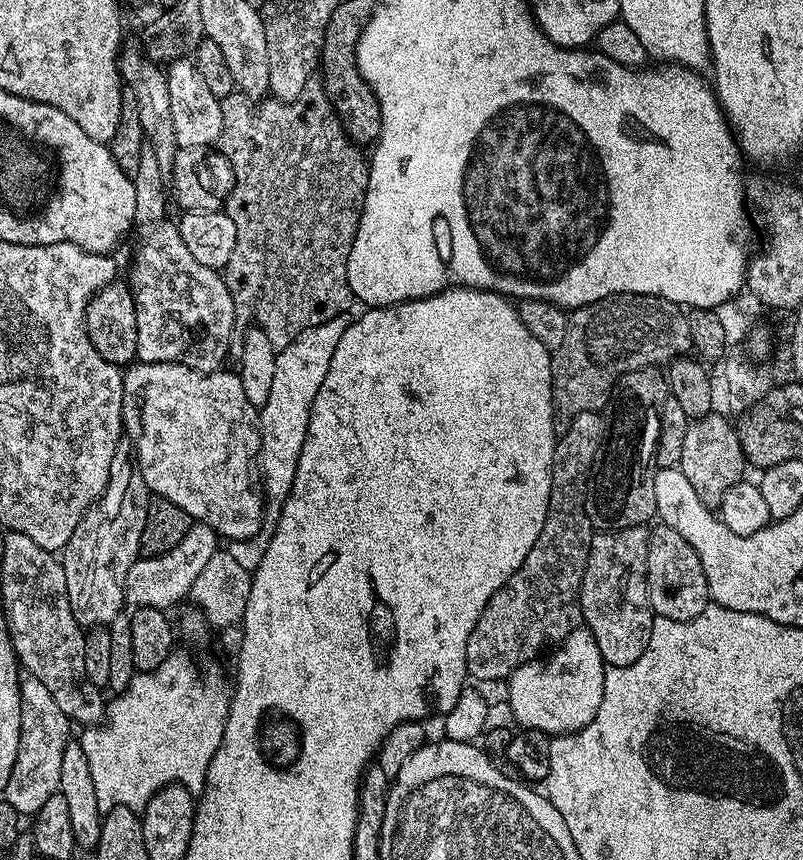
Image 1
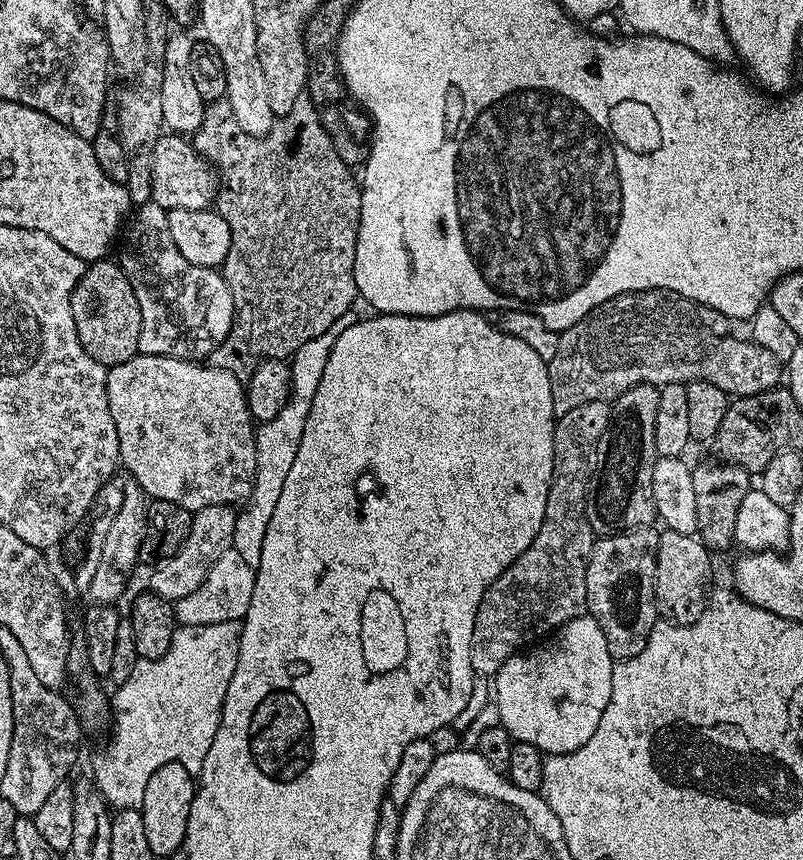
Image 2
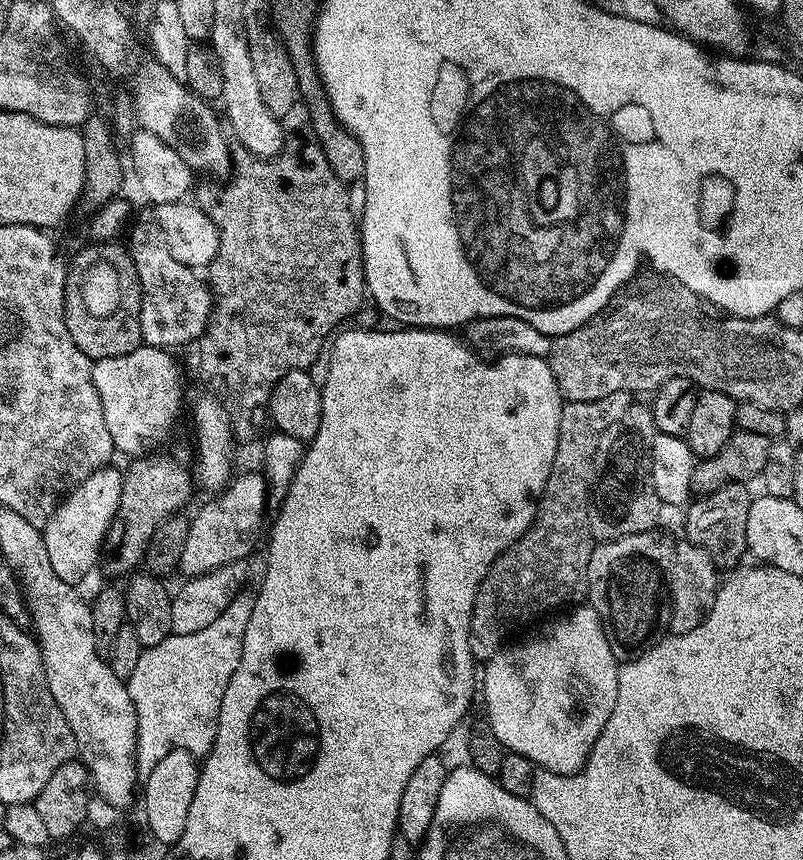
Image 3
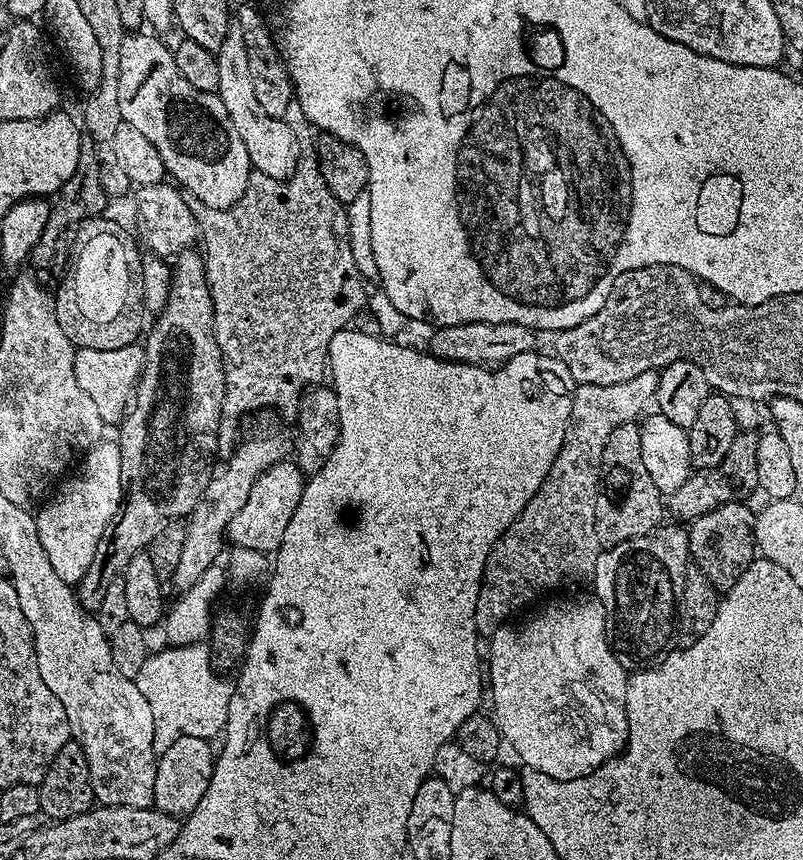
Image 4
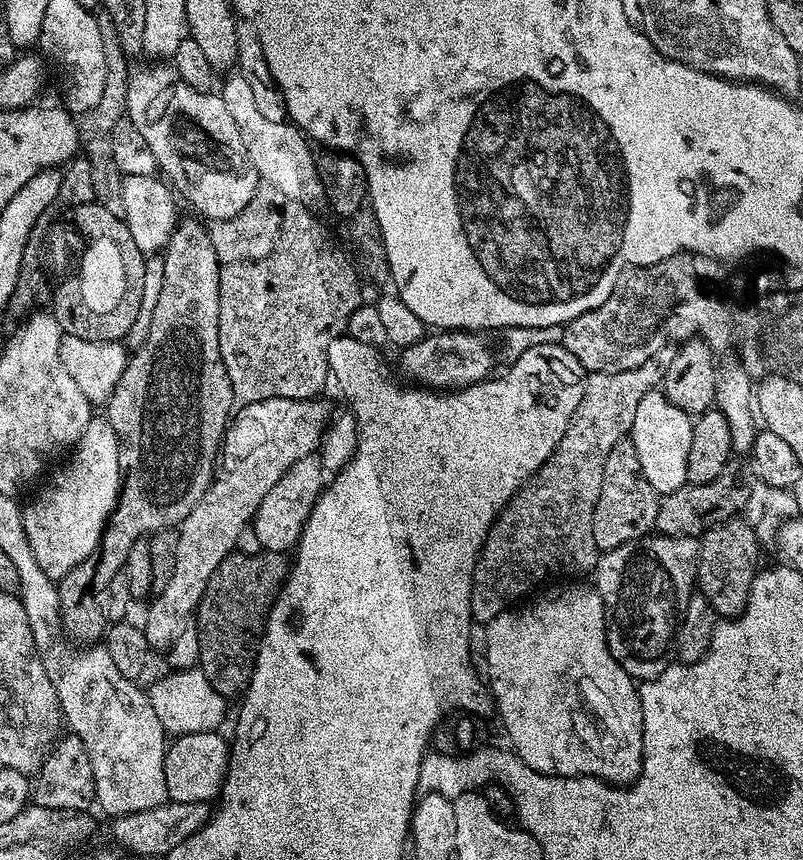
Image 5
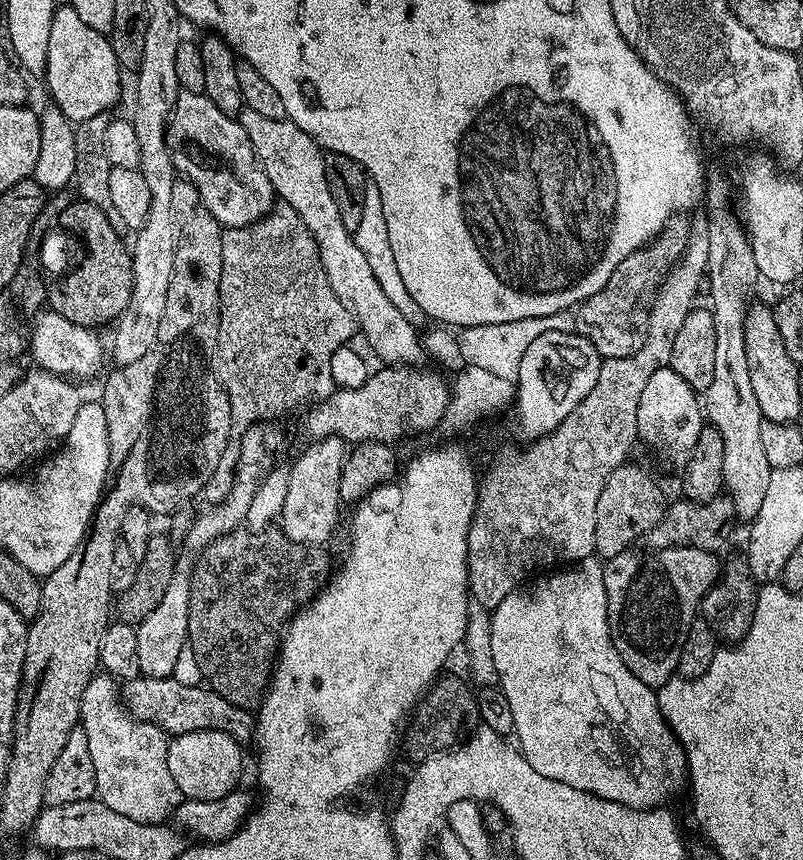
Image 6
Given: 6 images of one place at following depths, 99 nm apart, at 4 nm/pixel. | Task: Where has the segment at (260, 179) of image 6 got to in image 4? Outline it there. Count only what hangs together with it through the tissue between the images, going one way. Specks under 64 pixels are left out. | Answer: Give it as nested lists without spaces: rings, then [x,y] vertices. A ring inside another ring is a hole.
[[[144,34],[125,35],[124,41],[122,42],[122,58],[120,59],[120,73],[118,74],[118,107],[122,110],[123,123],[135,126],[154,145],[154,150],[158,150],[158,154],[162,154],[165,173],[169,177],[173,176],[171,179],[187,195],[198,198],[206,206],[210,206],[211,208],[229,208],[230,206],[234,206],[234,202],[238,202],[238,198],[242,198],[242,194],[248,185],[250,174],[254,169],[250,162],[250,154],[246,154],[246,146],[242,146],[242,138],[238,138],[238,130],[234,130],[234,122],[230,122],[230,114],[226,114],[226,106],[222,106],[222,102],[215,92],[196,92],[194,86],[190,86],[190,82],[186,82],[186,78],[182,78],[182,74],[178,74],[178,62],[174,62],[174,58],[172,57],[173,49],[171,47],[167,48],[160,41],[163,39],[159,35],[140,35]]]

